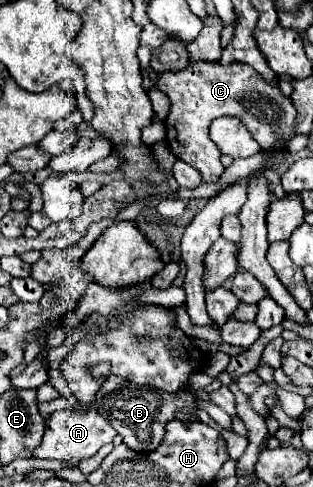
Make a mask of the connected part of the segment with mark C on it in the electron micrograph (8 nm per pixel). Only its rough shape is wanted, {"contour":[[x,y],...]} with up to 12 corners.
{"contour":[[246,64],[158,74],[172,154],[214,184],[208,138],[236,116],[262,150],[296,134],[296,108]]}

